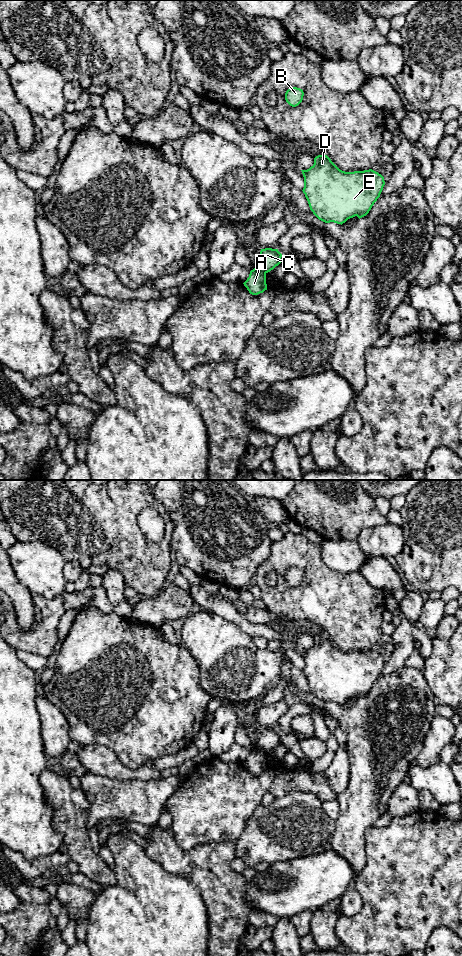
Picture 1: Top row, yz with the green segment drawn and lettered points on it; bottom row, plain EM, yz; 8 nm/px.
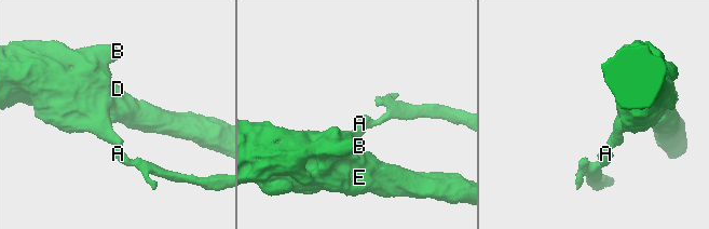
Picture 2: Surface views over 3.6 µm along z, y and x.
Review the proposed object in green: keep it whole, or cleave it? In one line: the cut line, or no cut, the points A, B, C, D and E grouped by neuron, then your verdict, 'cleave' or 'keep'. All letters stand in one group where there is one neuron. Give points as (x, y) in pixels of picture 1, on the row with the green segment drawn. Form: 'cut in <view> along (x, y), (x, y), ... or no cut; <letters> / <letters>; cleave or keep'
cut in yz along (257, 267), (265, 273); A / B C D E; cleave

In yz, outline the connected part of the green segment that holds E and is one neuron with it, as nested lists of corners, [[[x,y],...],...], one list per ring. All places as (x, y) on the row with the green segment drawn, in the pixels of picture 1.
[[[318,155],[314,164],[307,170],[301,170],[304,177],[303,193],[310,210],[325,223],[343,224],[348,219],[366,216],[380,197],[385,185],[384,177],[369,169],[364,171],[345,172],[340,170],[327,155]]]

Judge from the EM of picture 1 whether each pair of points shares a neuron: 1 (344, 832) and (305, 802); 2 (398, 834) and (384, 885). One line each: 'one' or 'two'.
1: two
2: one

